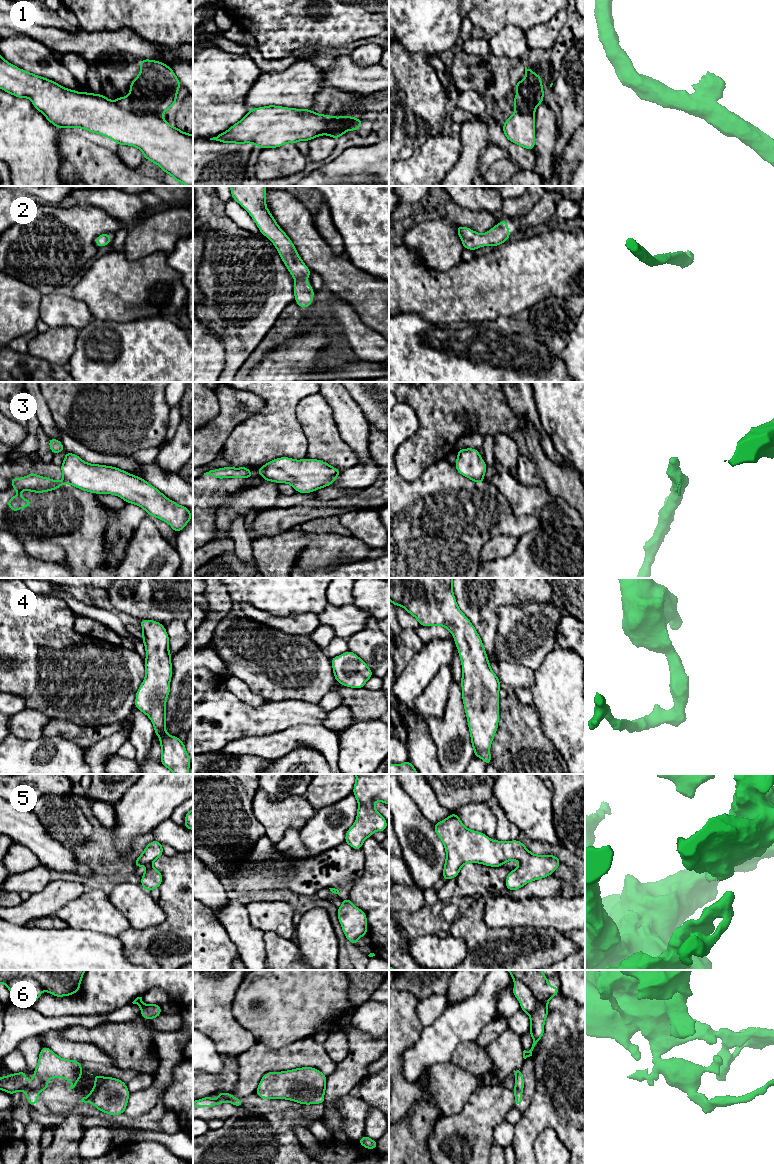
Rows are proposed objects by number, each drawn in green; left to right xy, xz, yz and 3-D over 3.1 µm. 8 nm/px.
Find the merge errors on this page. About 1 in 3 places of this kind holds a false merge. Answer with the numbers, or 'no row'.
1, 3

